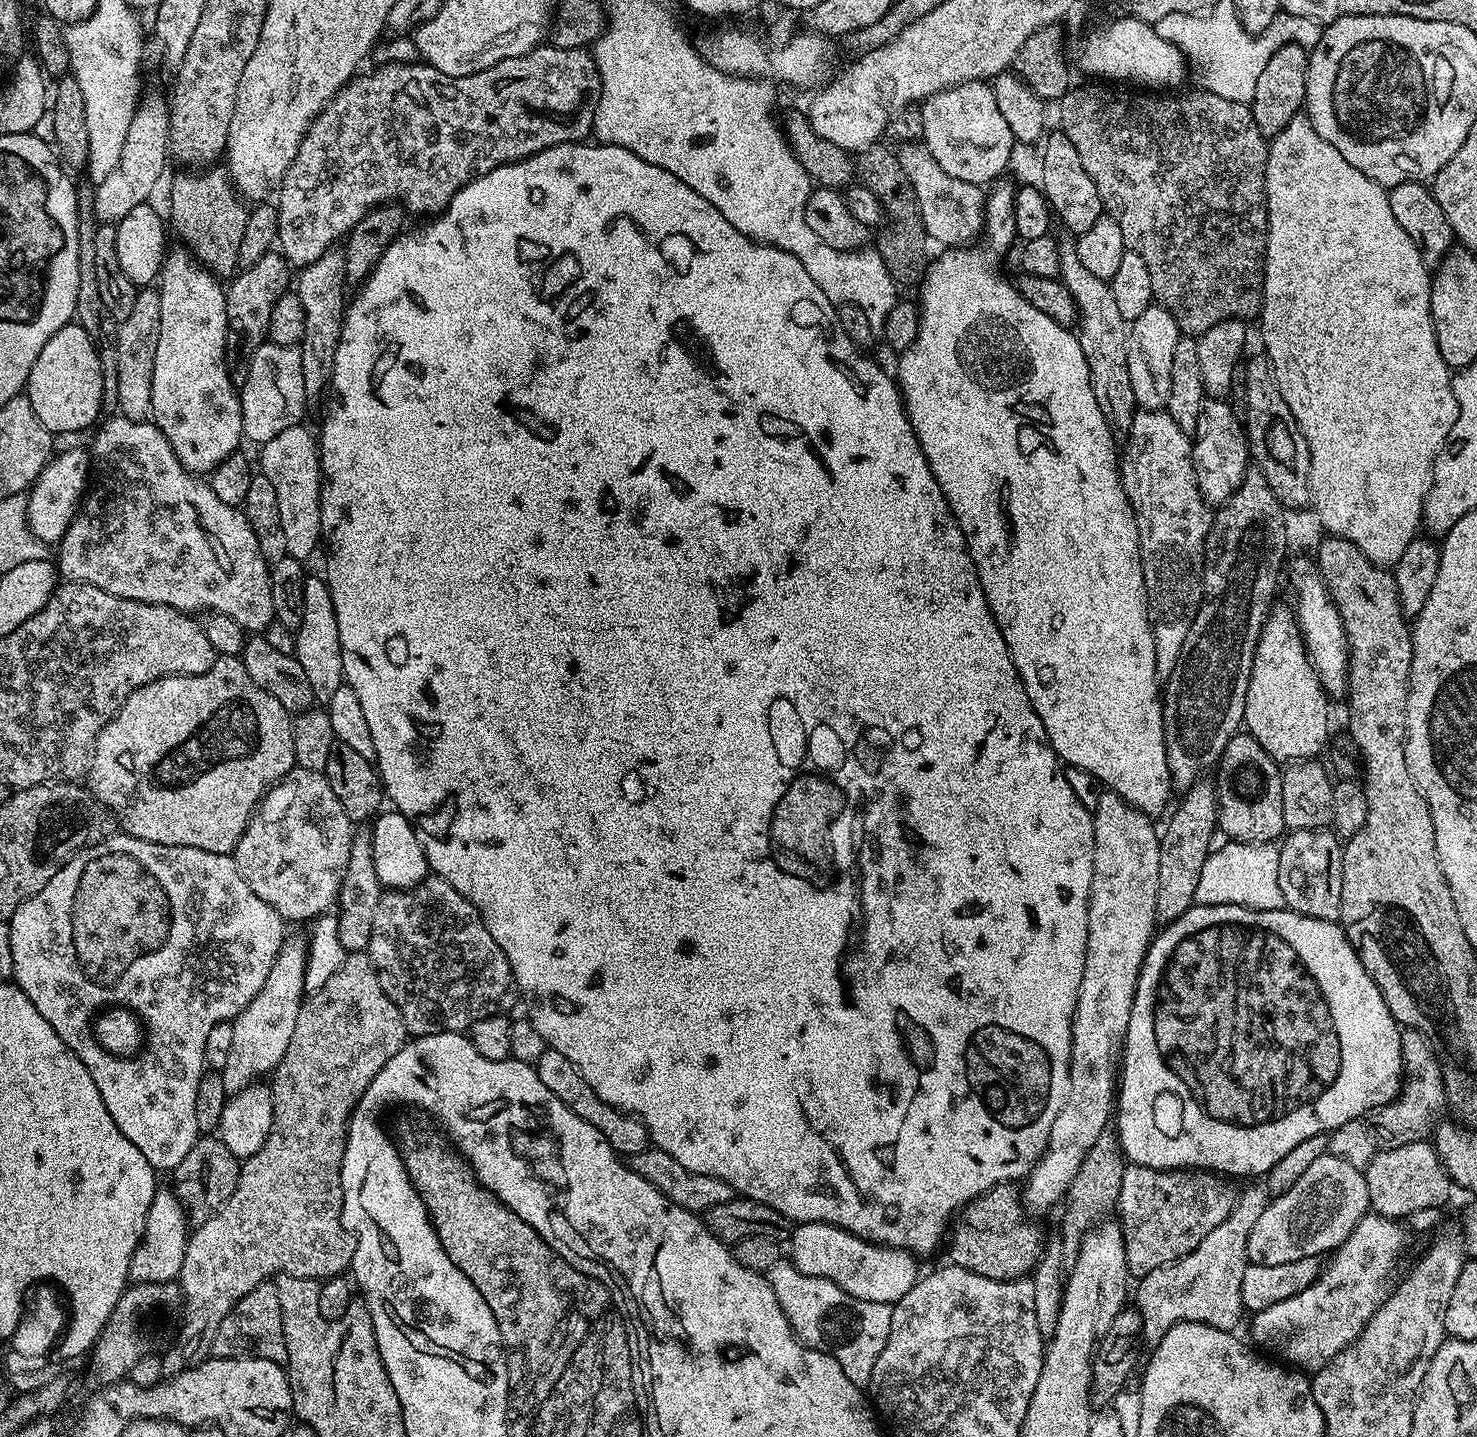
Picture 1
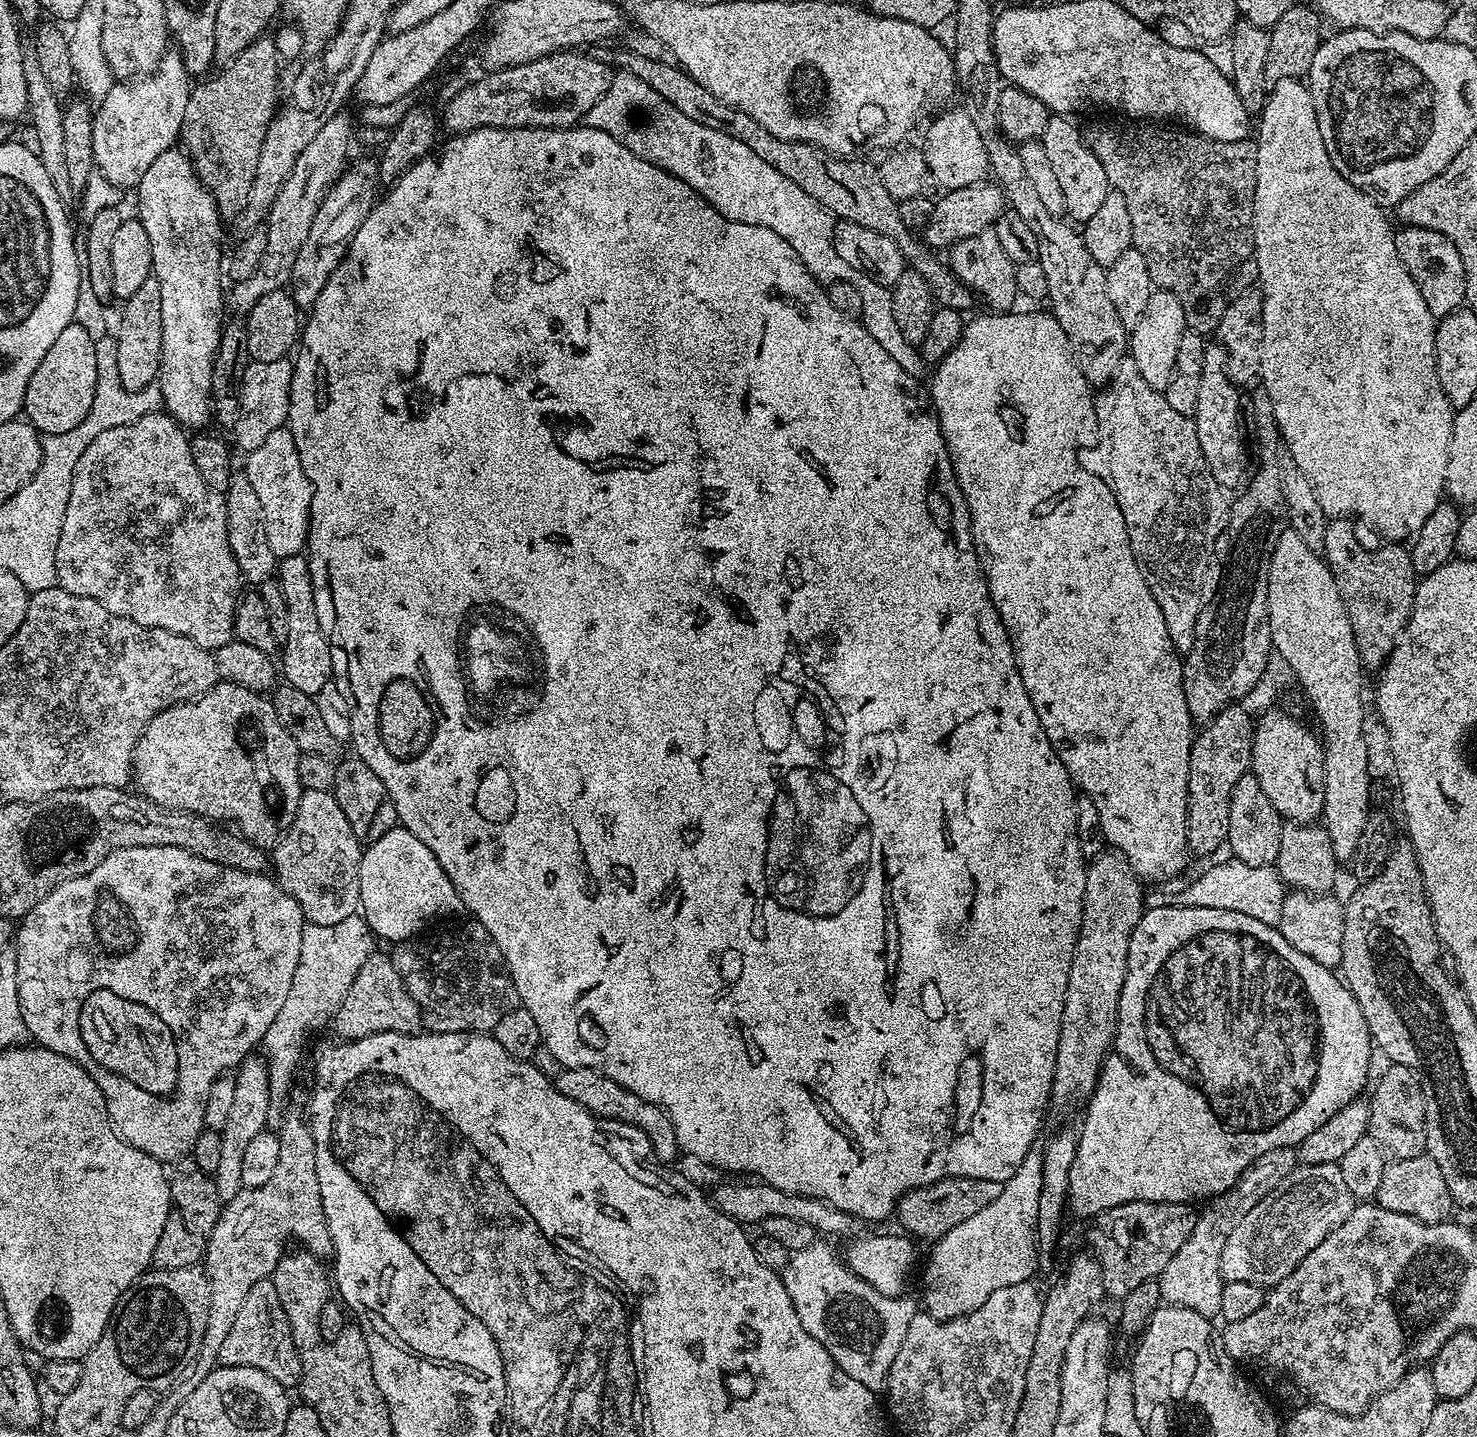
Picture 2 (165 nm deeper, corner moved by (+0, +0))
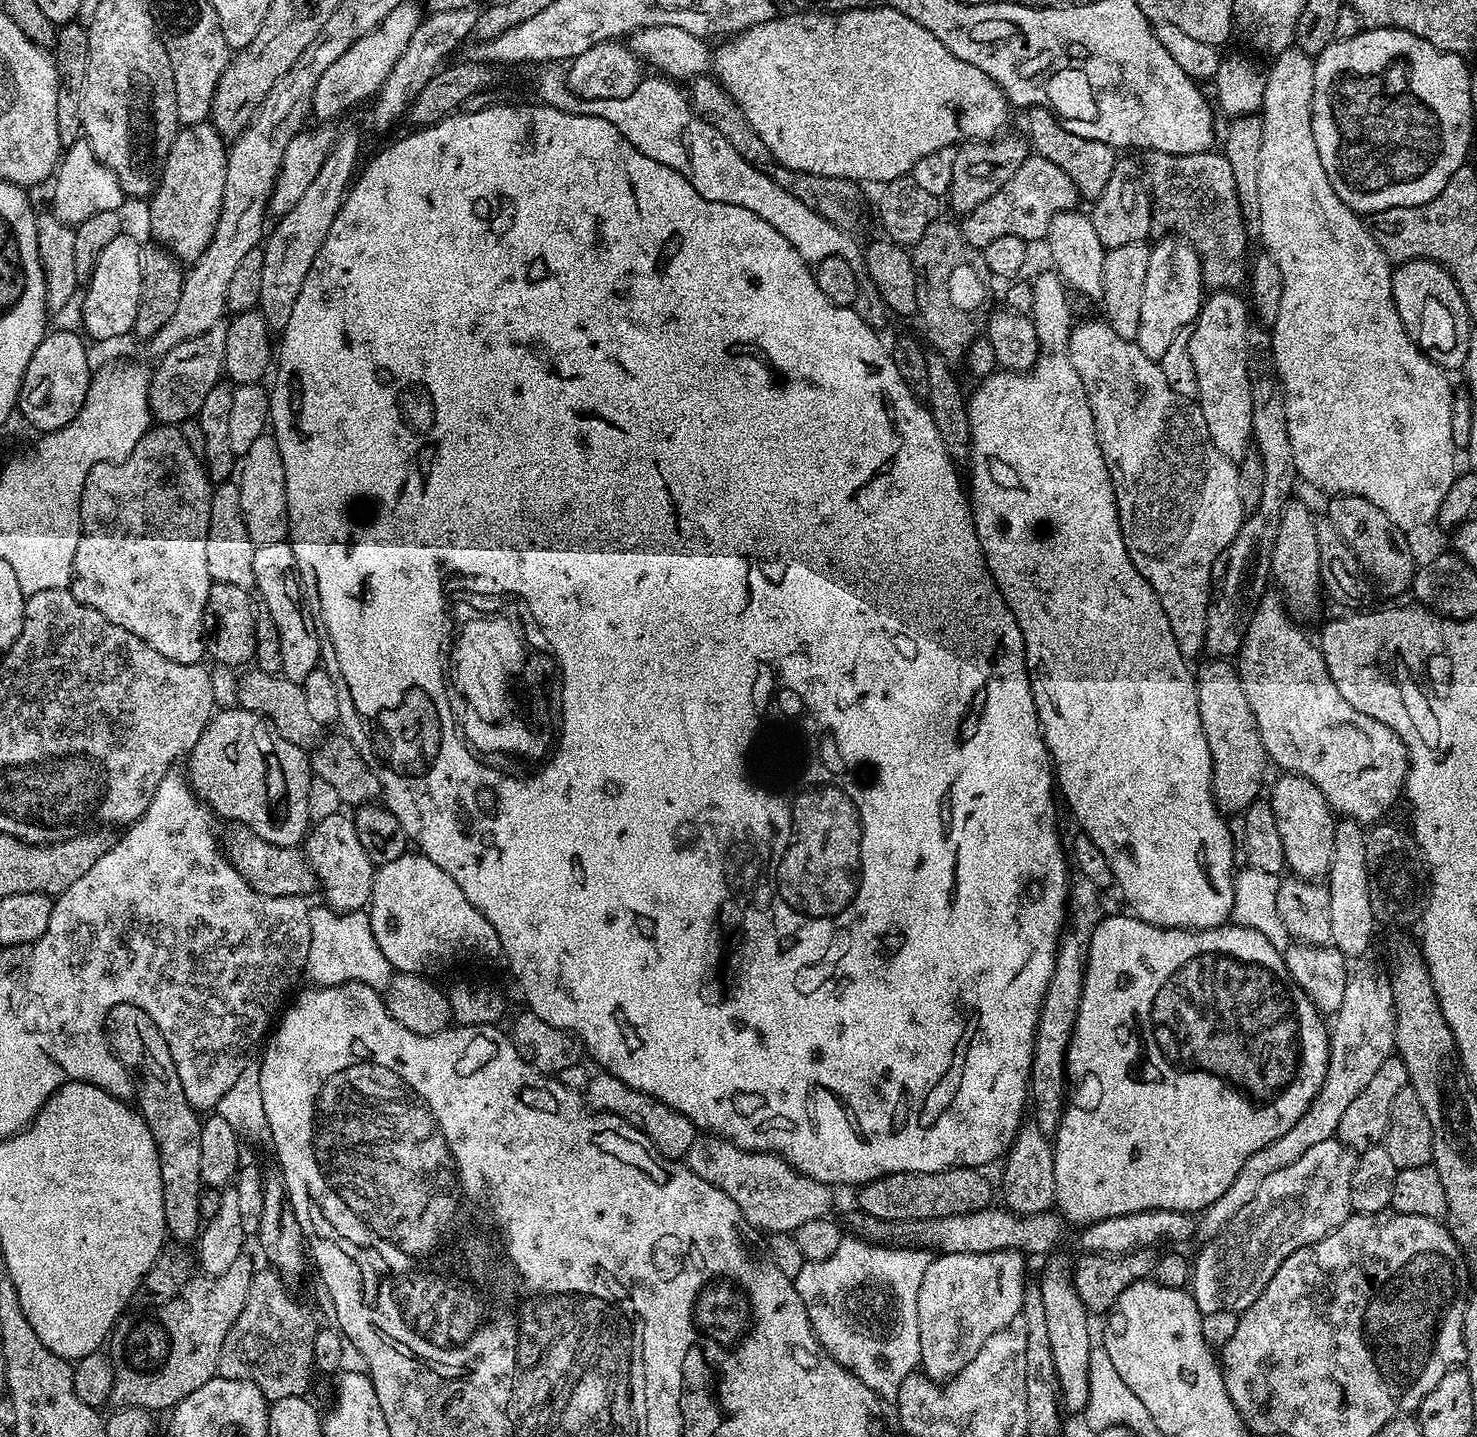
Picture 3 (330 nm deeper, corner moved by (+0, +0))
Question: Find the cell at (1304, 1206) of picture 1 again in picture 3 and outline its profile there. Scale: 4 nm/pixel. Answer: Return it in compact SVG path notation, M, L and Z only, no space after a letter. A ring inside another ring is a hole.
M1335 1138L1326 1142L1318 1142L1318 1146L1306 1150L1298 1162L1290 1162L1286 1170L1277 1170L1258 1186L1256 1196L1230 1218L1230 1222L1215 1238L1203 1245L1204 1249L1197 1254L1191 1265L1190 1291L1201 1314L1218 1314L1219 1312L1242 1313L1254 1303L1266 1290L1270 1278L1294 1254L1294 1250L1302 1250L1306 1246L1316 1244L1326 1238L1342 1222L1353 1215L1350 1202L1350 1178L1356 1169L1357 1153L1347 1148L1342 1141Z

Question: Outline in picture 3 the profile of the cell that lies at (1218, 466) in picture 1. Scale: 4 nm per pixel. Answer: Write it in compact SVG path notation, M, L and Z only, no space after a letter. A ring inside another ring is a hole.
M1235 291L1212 292L1192 324L1190 358L1198 370L1198 403L1210 438L1226 458L1240 461L1253 443L1252 399L1248 377L1250 308Z

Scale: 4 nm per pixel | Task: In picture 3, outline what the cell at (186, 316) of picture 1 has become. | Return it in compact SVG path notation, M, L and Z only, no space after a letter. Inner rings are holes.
M210 122L185 124L176 133L164 172L148 204L148 224L156 235L155 243L163 246L181 262L195 262L210 246L222 210L222 190L226 190L228 148Z

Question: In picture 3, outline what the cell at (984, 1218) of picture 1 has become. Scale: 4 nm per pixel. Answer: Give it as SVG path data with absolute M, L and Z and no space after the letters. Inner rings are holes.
M947 1168L941 1172L895 1172L863 1185L856 1196L865 1216L886 1221L947 1218L982 1211L992 1200L992 1184L978 1168Z

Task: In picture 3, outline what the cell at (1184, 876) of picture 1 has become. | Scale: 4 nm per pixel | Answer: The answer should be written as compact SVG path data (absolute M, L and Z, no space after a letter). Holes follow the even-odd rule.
M1208 658L1195 673L1198 694L1198 714L1202 718L1202 730L1210 746L1212 759L1212 798L1221 813L1243 814L1255 800L1261 799L1264 788L1264 771L1270 768L1262 746L1262 734L1258 734L1258 722L1250 702L1246 702L1246 690L1242 690L1240 673L1227 659Z

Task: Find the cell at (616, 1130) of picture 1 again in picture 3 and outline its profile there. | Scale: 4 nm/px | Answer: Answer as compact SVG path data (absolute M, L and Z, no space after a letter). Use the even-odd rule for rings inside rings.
M597 1071L597 1076L588 1080L588 1085L582 1088L582 1099L594 1112L606 1112L609 1116L617 1116L626 1121L630 1126L644 1132L652 1145L664 1155L667 1160L683 1161L687 1157L690 1146L694 1146L698 1130L682 1114L678 1114L670 1106L652 1099L645 1092L634 1090L626 1086L618 1078L611 1076L609 1072Z

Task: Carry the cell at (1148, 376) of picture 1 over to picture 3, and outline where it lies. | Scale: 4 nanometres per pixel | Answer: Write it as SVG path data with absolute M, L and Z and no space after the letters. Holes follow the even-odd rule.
M1168 234L1160 238L1157 244L1153 243L1151 250L1146 286L1142 293L1142 322L1138 322L1135 342L1146 358L1159 362L1170 347L1170 342L1174 342L1174 334L1178 334L1182 326L1195 321L1206 299L1206 289L1200 255L1187 240Z

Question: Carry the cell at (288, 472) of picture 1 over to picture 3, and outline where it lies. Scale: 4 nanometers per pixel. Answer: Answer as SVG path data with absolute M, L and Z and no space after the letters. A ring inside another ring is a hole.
M263 434L251 443L250 450L243 454L238 464L238 483L242 498L242 518L253 542L258 545L287 540L286 470L282 466L282 454L278 454L275 436Z

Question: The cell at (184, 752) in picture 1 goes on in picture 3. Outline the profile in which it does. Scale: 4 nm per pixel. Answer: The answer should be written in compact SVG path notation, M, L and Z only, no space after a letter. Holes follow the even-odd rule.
M239 706L225 707L223 710L217 711L213 715L212 721L202 730L202 734L198 738L198 742L192 747L191 752L187 753L188 772L186 771L187 783L191 784L192 791L212 809L217 817L225 816L225 821L245 824L250 830L254 830L254 834L258 834L258 838L266 838L266 842L270 842L274 846L282 846L283 848L297 847L307 837L310 831L310 821L308 819L308 807L306 806L306 798L310 790L310 782L314 775L310 763L310 756L305 749L294 746L294 742L286 742L286 738L282 738L282 734L278 734L278 730L274 730L274 726L265 716L254 714L250 710Z

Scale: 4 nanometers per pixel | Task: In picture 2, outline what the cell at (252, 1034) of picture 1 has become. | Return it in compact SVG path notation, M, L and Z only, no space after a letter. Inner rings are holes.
M253 1054L241 1062L240 1067L235 1069L236 1085L234 1086L234 1102L230 1109L229 1121L226 1122L222 1138L222 1155L220 1156L218 1170L214 1174L216 1189L221 1201L233 1200L241 1188L242 1182L242 1158L249 1143L262 1131L265 1131L268 1120L268 1112L273 1111L272 1095L268 1085L268 1066L259 1055Z

